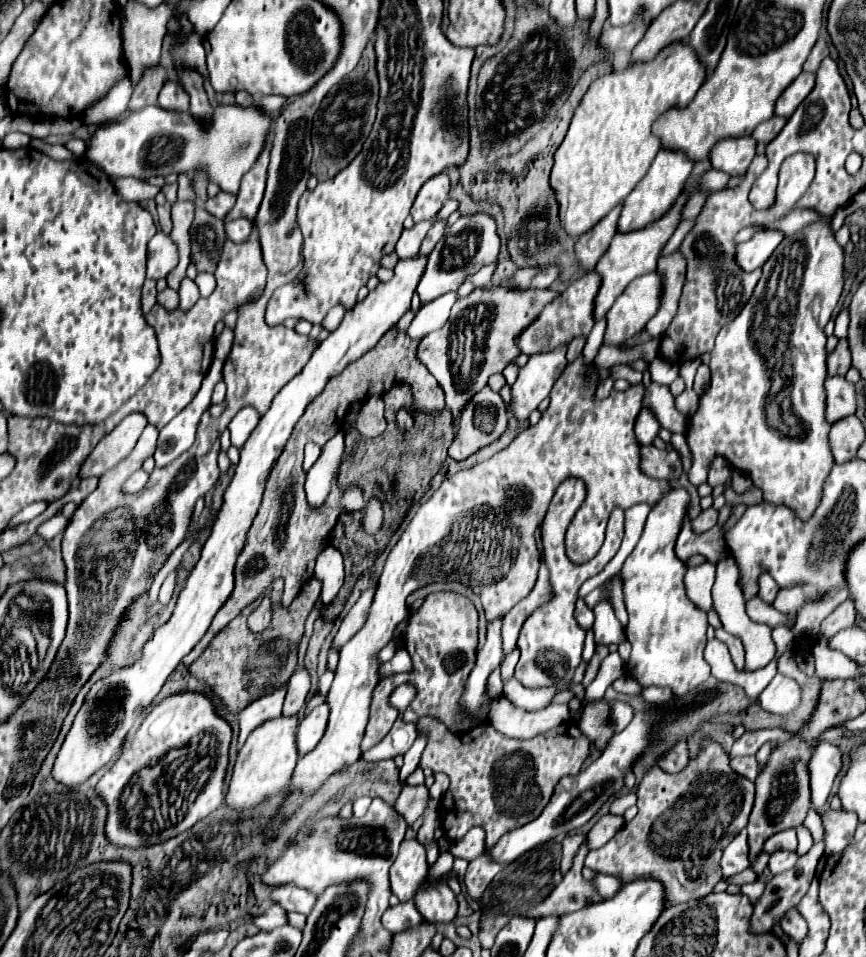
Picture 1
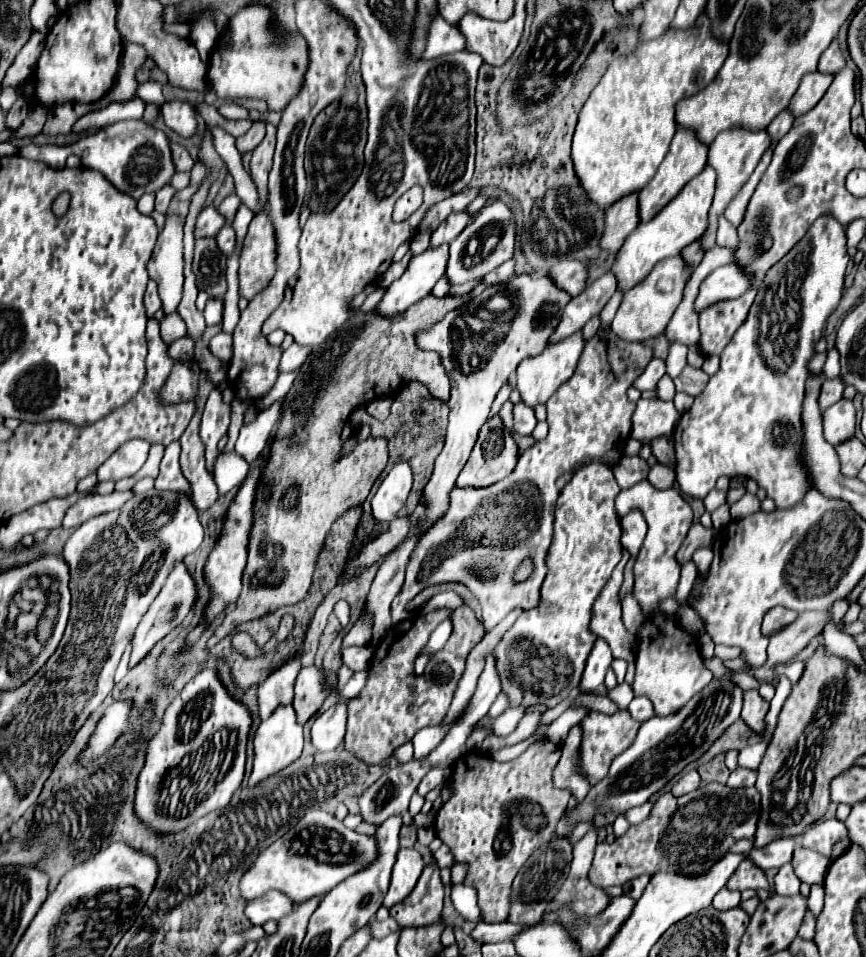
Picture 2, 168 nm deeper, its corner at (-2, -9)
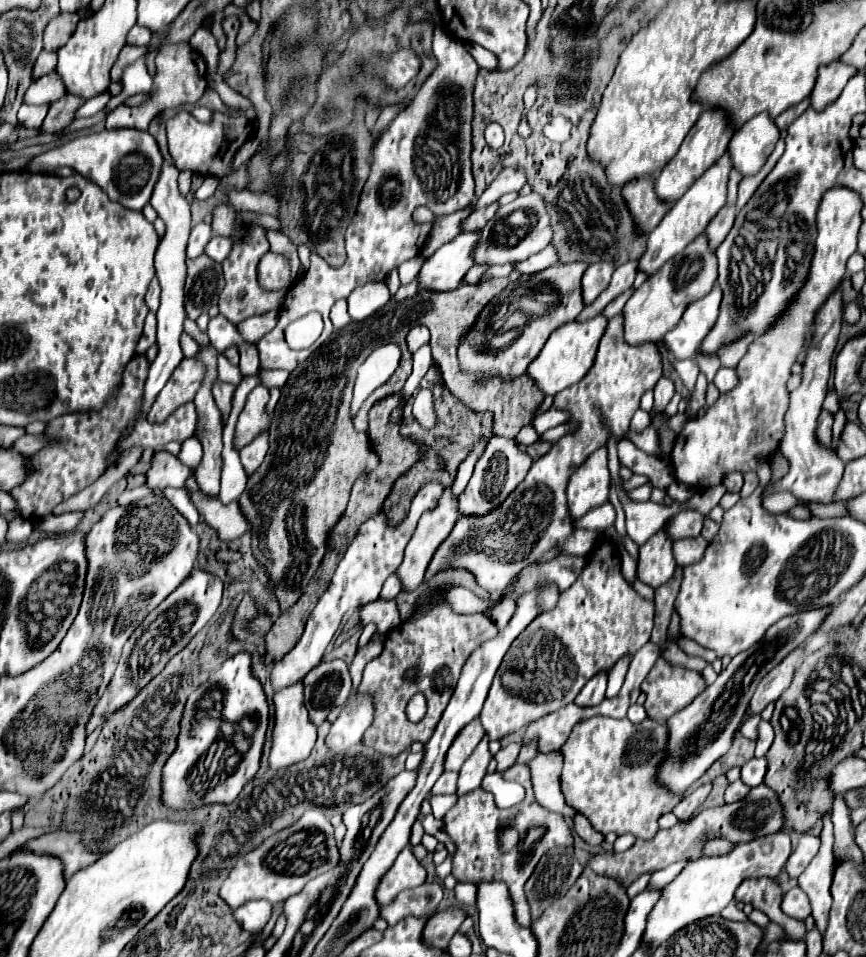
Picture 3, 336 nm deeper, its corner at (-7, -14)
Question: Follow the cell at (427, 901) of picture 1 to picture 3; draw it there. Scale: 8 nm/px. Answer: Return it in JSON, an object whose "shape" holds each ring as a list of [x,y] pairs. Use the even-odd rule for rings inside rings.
{"shape":[[[425,882],[415,890],[403,890],[403,894],[399,894],[391,906],[381,906],[381,918],[385,918],[389,926],[395,926],[407,916],[431,918],[437,912],[441,898],[443,888],[435,882]]]}

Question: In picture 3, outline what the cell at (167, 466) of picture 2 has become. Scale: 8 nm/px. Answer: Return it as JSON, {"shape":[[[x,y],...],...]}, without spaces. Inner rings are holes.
{"shape":[[[165,488],[163,496],[187,518],[187,522],[191,522],[191,526],[197,524],[199,520],[199,512],[191,500],[191,494],[187,488]]]}

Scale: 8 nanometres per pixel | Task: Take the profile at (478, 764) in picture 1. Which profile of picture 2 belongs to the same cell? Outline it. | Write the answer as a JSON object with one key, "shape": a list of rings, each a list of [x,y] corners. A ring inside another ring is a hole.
{"shape":[[[528,747],[518,759],[510,763],[498,763],[488,755],[474,753],[474,767],[468,767],[468,757],[460,759],[454,765],[454,795],[448,803],[444,803],[436,817],[434,829],[444,845],[450,847],[454,863],[466,863],[468,871],[464,877],[464,885],[470,885],[478,891],[478,907],[482,909],[482,919],[488,923],[502,923],[510,913],[510,893],[512,881],[518,869],[526,863],[526,859],[546,841],[554,837],[554,829],[562,819],[570,791],[556,789],[552,785],[552,771],[560,759],[560,747]]]}

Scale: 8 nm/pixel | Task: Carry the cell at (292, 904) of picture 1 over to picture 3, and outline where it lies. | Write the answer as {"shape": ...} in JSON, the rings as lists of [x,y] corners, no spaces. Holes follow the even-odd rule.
{"shape":[[[267,900],[245,902],[235,910],[237,922],[249,932],[261,932],[265,924],[271,920],[271,914],[273,914],[273,904]]]}

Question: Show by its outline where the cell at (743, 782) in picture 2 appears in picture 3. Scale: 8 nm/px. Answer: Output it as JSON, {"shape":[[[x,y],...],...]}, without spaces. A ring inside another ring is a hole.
{"shape":[[[735,780],[733,784],[729,784],[727,792],[725,792],[725,802],[737,802],[741,798],[745,798],[749,794],[751,788],[747,788],[747,784],[743,784],[743,780]]]}

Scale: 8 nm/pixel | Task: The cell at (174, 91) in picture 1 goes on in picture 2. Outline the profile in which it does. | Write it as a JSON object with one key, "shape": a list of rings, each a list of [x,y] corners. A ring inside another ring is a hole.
{"shape":[[[170,101],[162,105],[162,117],[166,127],[170,127],[180,137],[188,139],[196,135],[198,123],[194,117],[194,109],[186,101]]]}

